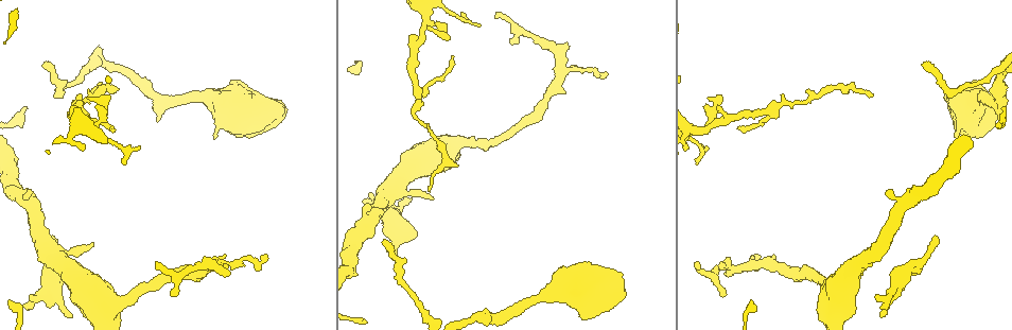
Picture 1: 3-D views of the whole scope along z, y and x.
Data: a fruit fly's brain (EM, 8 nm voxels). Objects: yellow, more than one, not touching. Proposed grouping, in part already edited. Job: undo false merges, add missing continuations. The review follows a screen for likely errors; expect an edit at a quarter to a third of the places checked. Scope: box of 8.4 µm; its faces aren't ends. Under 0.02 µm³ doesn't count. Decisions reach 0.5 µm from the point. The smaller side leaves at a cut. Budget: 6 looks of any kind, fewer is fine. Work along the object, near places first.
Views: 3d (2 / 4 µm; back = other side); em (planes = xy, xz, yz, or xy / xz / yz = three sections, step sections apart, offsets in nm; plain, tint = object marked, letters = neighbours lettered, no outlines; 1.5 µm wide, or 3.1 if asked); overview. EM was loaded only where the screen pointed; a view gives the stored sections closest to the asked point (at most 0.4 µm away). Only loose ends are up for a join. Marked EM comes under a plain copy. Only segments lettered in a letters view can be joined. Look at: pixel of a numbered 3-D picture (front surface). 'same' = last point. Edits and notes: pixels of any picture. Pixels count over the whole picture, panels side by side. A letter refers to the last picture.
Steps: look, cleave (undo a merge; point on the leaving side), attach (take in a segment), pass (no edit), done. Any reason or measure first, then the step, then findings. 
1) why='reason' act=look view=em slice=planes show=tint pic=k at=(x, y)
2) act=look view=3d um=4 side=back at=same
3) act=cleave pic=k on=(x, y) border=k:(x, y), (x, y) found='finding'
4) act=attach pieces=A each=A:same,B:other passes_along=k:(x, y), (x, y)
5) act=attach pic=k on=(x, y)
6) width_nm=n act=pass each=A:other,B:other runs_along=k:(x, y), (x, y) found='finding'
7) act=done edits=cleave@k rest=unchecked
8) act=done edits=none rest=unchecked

why='sharp bend' act=look view=3d um=2 side=back pic=1 at=(398, 267)

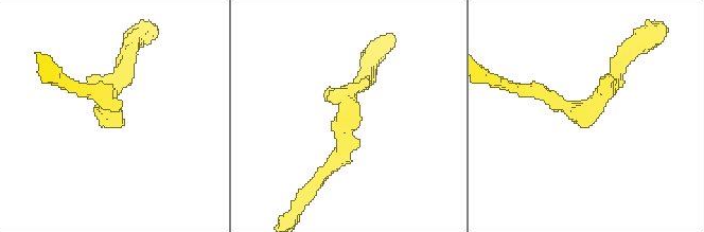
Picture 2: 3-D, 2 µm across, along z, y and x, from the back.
why='now the EM' act=look view=em slice=yz step=4 show=tint pic=2 at=(348, 115)

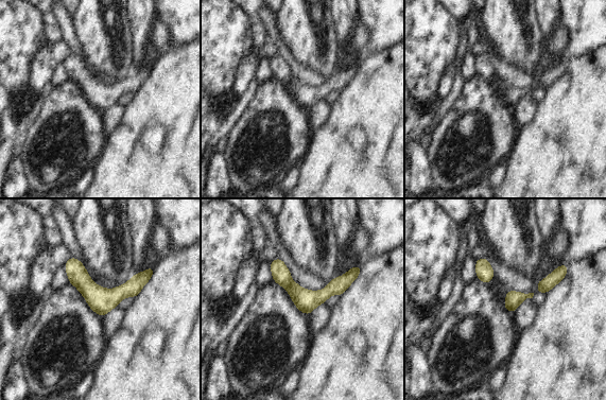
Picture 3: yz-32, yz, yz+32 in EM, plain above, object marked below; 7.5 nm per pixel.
act=look view=em slice=planes show=letters at=same

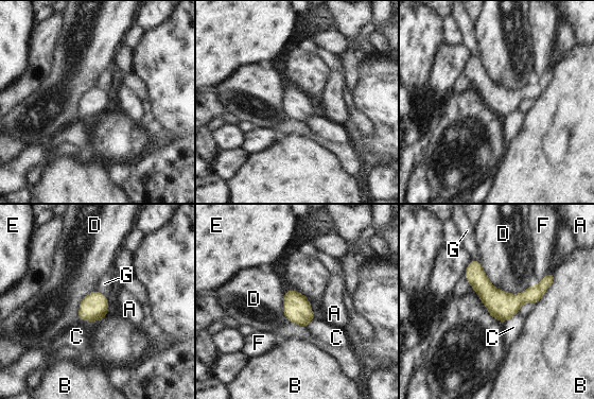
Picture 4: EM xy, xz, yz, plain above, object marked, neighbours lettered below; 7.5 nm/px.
act=pass each=A:other,B:other,C:other,D:other,E:other,F:other,G:other found='one neuron here'

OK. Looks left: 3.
why='branch stops here' act=look view=3d um=2 pic=1 at=(24, 303)

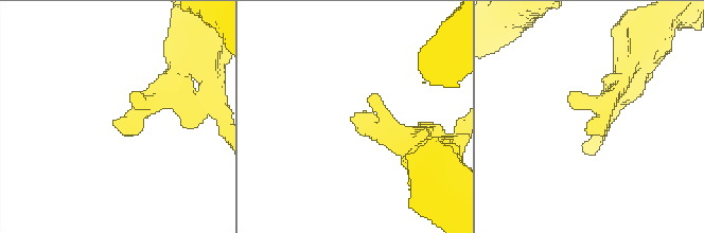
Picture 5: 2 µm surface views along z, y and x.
act=look view=em slice=yz step=8 show=letters pic=5 at=(117, 119)

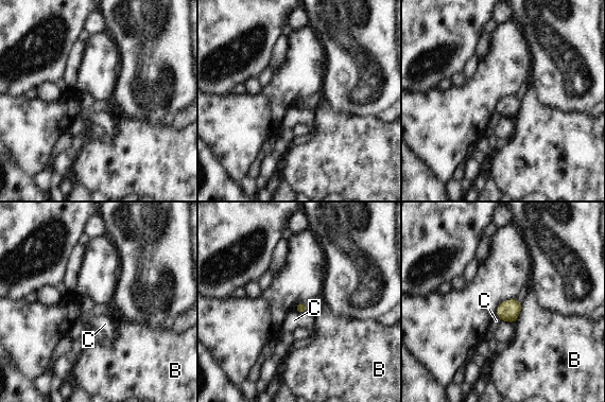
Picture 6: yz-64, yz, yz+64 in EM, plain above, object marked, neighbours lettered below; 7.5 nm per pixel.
act=look view=em slice=planes show=letters at=same

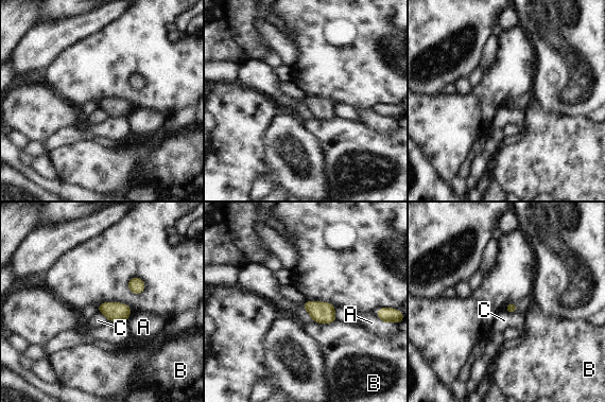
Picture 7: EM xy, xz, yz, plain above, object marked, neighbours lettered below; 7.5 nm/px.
act=pass each=A:other,B:other,C:other border=7:(503, 310), (510, 313), (516, 312) found='no lettered segment goes on from it'

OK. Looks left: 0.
act=done edits=none rest=unchecked

